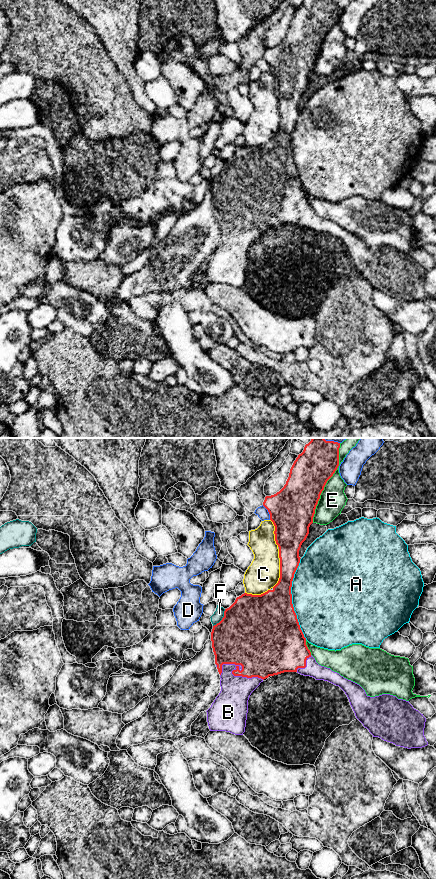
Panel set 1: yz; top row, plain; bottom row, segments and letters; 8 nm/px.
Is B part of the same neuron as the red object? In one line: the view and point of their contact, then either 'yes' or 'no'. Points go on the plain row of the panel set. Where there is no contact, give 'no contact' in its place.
contact yz (236, 227); yes

